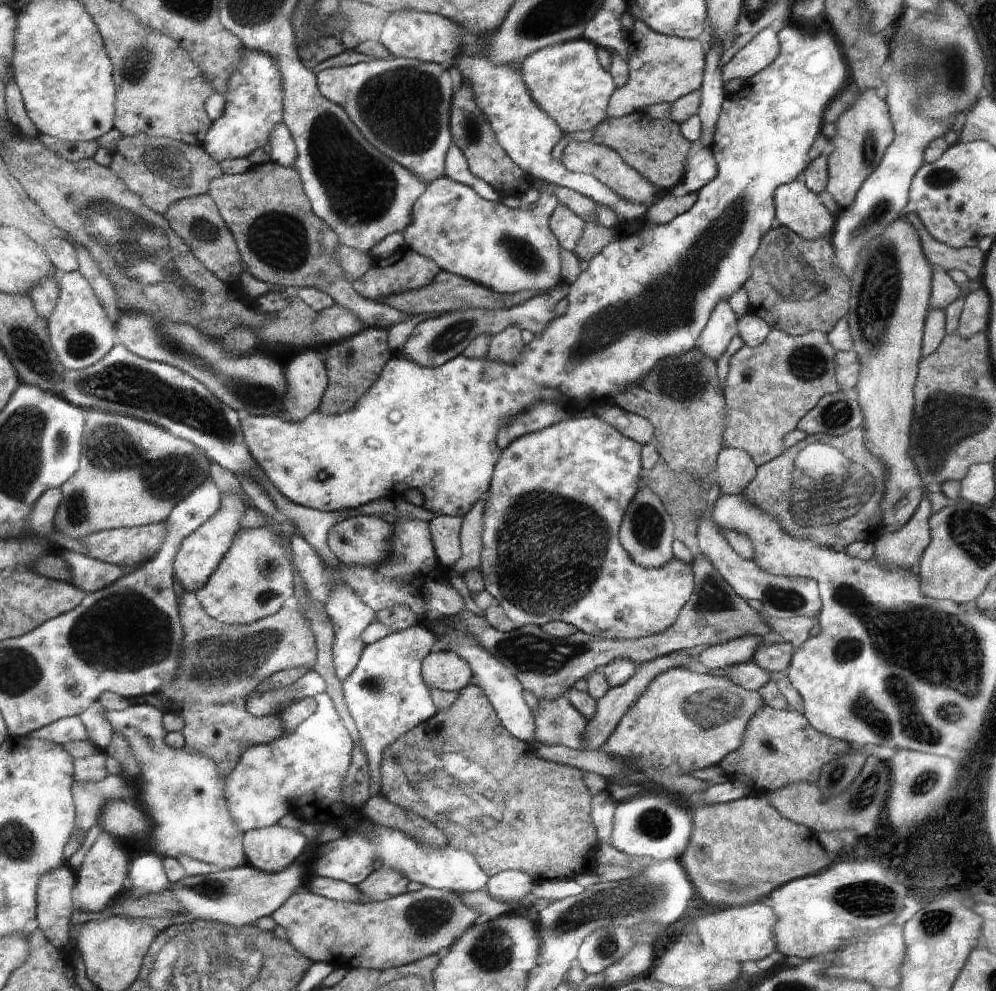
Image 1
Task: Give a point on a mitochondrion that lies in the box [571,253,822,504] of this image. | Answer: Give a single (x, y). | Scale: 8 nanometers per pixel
(687, 381)

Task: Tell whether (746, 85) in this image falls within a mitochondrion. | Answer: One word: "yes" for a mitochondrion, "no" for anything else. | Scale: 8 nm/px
no

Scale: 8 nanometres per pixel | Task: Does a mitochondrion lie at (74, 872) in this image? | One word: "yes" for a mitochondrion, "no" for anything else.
no

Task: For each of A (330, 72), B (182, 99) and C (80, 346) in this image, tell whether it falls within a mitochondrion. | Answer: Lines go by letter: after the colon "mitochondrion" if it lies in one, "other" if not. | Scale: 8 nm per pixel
A: other
B: other
C: mitochondrion

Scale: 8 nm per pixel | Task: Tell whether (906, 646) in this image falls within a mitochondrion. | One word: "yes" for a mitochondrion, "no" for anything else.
yes

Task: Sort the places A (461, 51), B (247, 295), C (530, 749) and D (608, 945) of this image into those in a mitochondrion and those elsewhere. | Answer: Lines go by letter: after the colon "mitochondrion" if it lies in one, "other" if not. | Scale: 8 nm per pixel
A: other
B: other
C: other
D: mitochondrion

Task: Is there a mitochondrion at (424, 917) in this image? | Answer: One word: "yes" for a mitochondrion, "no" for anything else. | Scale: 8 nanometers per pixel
yes

